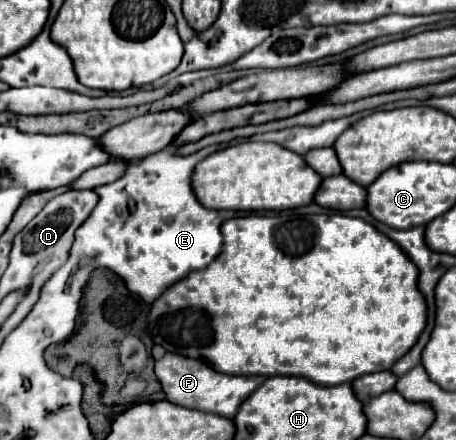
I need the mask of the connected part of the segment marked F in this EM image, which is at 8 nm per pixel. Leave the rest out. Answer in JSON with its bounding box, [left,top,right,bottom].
[156,353,266,419]

